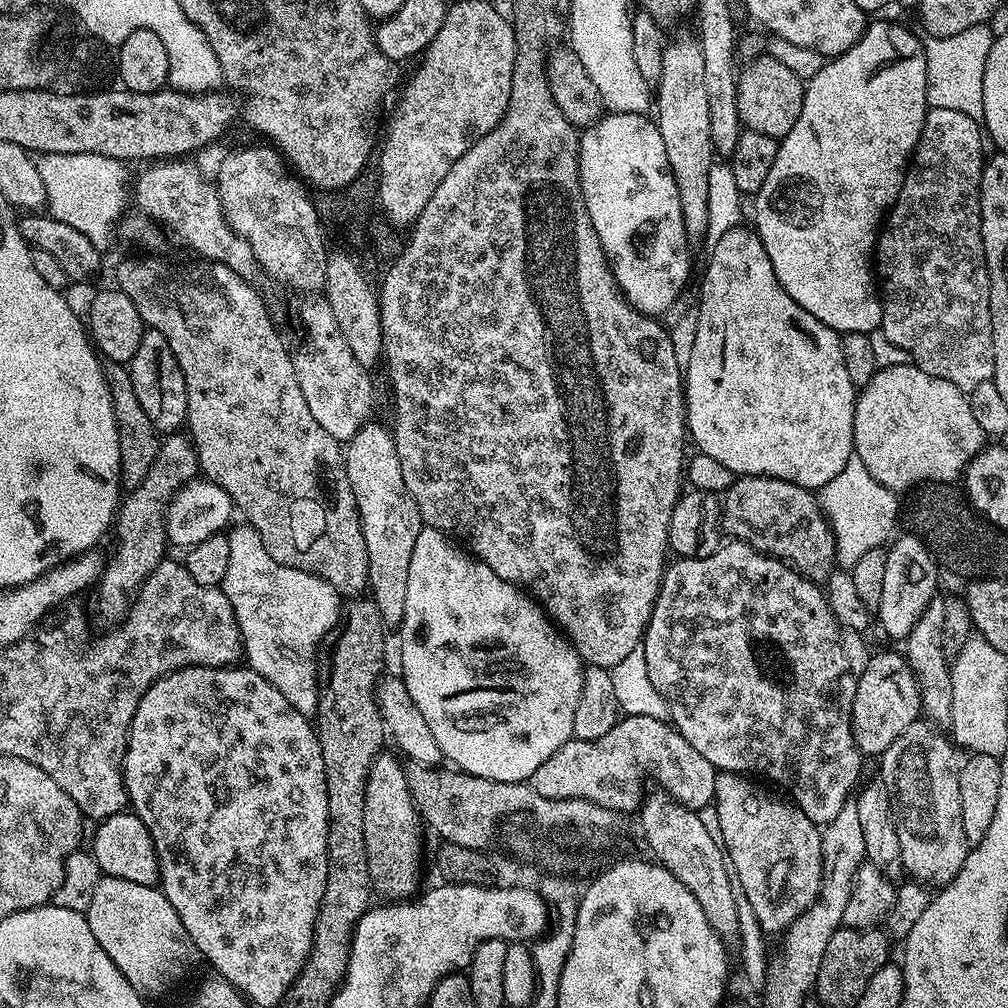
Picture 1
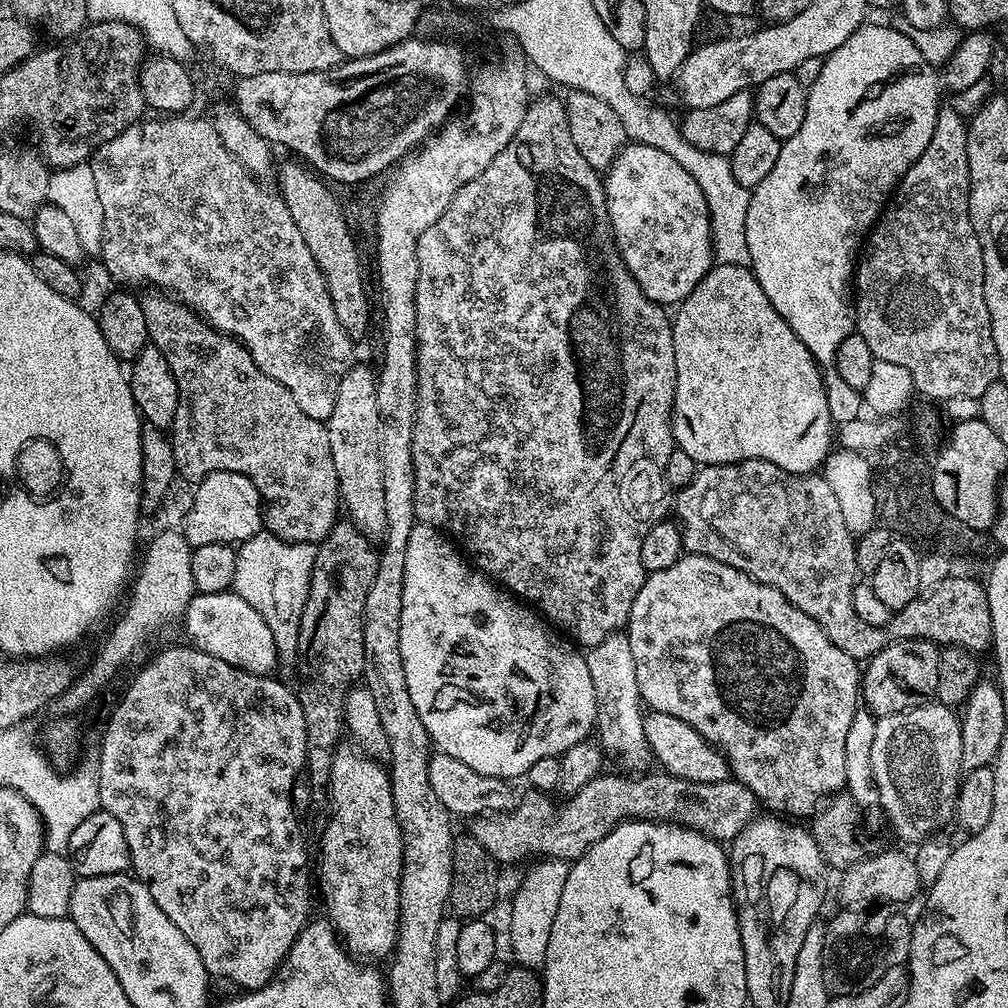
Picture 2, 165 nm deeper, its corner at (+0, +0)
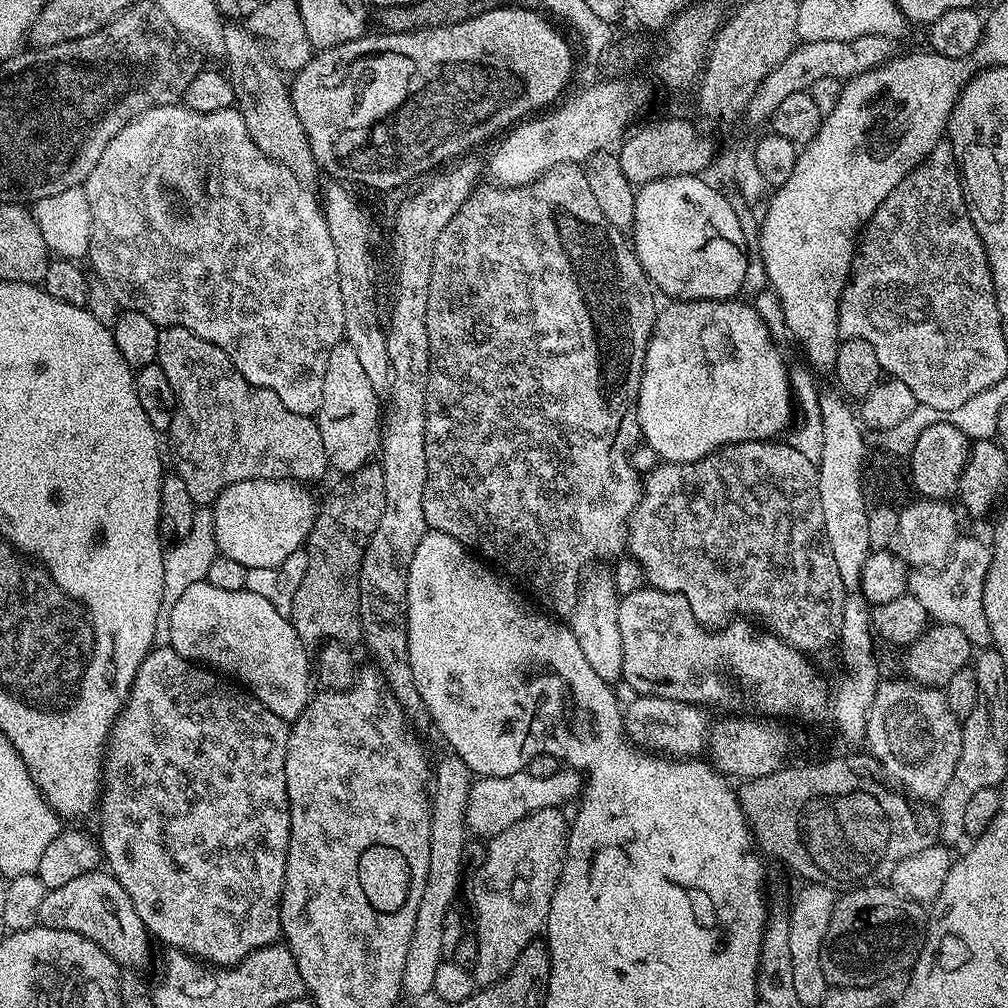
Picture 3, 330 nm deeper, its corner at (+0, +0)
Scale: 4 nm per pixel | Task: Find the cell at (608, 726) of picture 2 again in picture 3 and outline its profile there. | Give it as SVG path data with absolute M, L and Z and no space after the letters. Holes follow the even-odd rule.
M592 571L583 573L580 592L576 595L576 605L570 617L570 627L574 638L578 638L578 650L582 650L582 658L590 662L590 670L594 670L598 678L616 682L622 677L622 636L618 634L620 597L616 595L616 586L607 571Z

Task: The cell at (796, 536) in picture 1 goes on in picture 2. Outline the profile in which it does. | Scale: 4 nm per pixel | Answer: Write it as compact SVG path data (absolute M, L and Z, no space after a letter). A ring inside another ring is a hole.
M765 460L706 464L697 467L692 481L679 489L675 496L674 516L676 512L680 535L684 537L684 547L689 553L726 562L726 566L734 566L750 578L766 586L774 586L774 590L782 590L791 604L798 606L802 614L810 614L810 618L814 618L814 622L826 630L826 636L830 642L834 642L834 646L838 646L838 650L846 650L846 654L858 662L871 660L885 646L897 640L930 640L937 646L955 646L977 654L987 653L991 649L992 623L988 590L981 581L979 584L968 576L950 575L933 592L915 596L907 609L897 611L891 624L884 628L866 626L866 622L858 618L852 605L847 572L850 562L856 559L856 540L853 532L847 528L830 482L824 480L823 475L794 474Z

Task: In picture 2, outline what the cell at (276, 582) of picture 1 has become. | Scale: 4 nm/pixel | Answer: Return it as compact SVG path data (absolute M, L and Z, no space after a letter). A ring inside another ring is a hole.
M267 530L255 532L248 540L240 541L236 548L232 588L266 618L266 626L270 626L270 634L274 634L277 657L284 652L284 646L288 646L288 626L284 626L288 618L292 618L294 626L300 626L302 622L302 612L310 594L316 549L315 544L291 544Z

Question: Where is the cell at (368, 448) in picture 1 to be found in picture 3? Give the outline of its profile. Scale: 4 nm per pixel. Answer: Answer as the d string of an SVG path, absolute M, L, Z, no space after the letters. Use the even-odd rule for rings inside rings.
M341 342L330 350L330 358L326 358L326 375L322 381L322 406L318 406L315 414L318 434L322 434L322 446L328 451L328 462L340 474L356 472L363 464L369 463L380 451L380 437L382 435L382 403L381 397L370 386L370 378L362 371L358 353L354 346Z

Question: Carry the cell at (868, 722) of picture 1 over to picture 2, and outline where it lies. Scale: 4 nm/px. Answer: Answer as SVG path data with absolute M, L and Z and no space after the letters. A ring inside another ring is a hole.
M897 640L867 661L862 672L862 700L879 718L929 703L938 690L940 648L930 640Z

